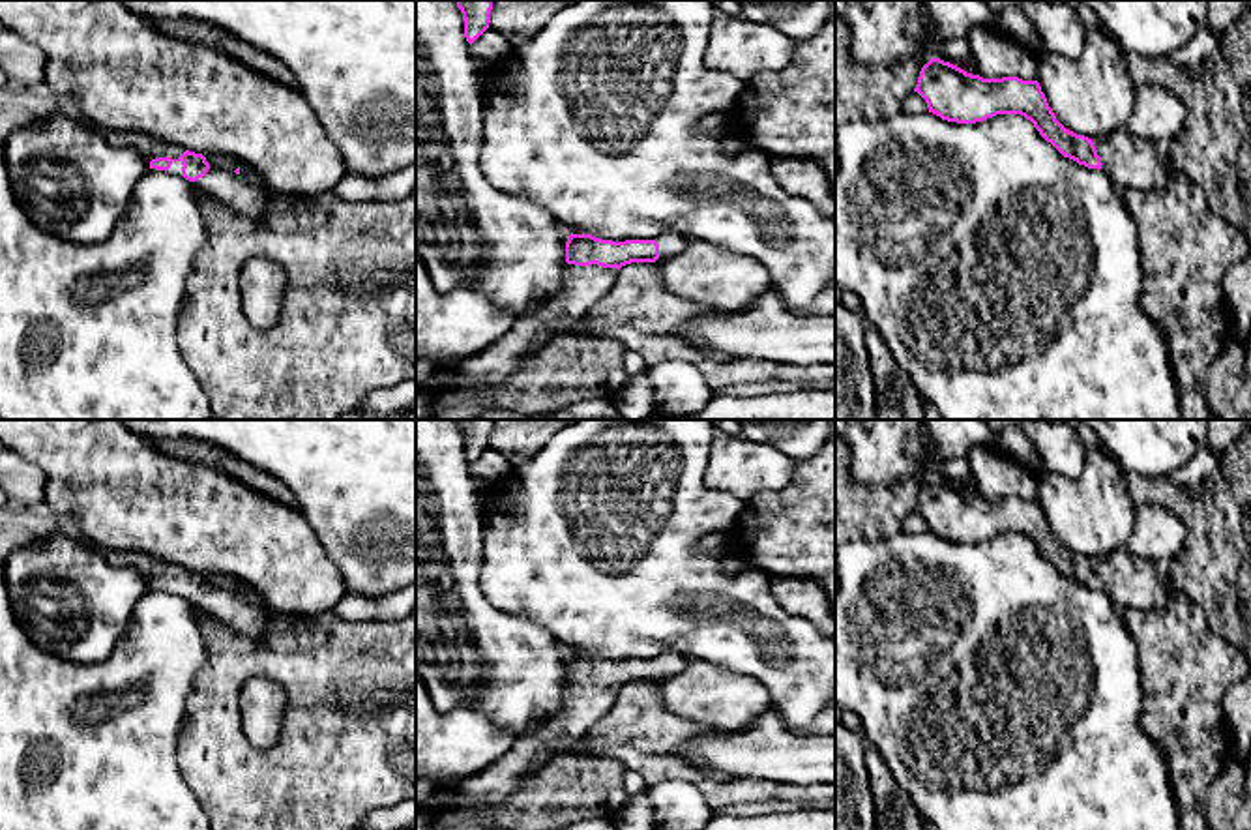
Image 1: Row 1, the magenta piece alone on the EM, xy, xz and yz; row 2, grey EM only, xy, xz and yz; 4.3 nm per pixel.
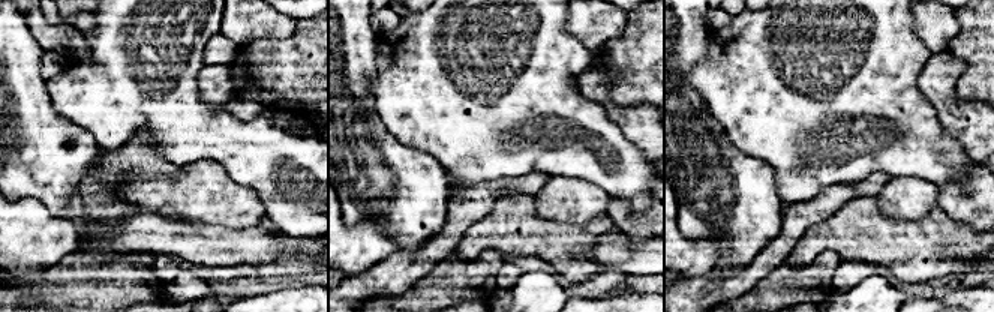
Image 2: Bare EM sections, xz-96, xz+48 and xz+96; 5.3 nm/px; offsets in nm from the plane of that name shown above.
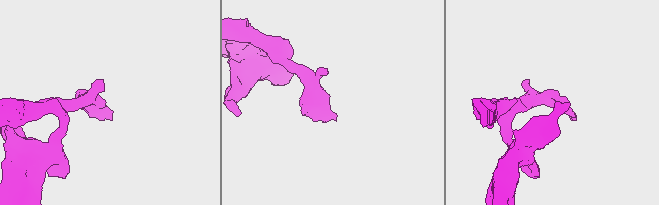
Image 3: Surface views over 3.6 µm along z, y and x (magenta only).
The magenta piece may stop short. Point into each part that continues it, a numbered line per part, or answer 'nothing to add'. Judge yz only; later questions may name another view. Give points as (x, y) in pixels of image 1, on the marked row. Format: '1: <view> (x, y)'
1: yz (1130, 162)

